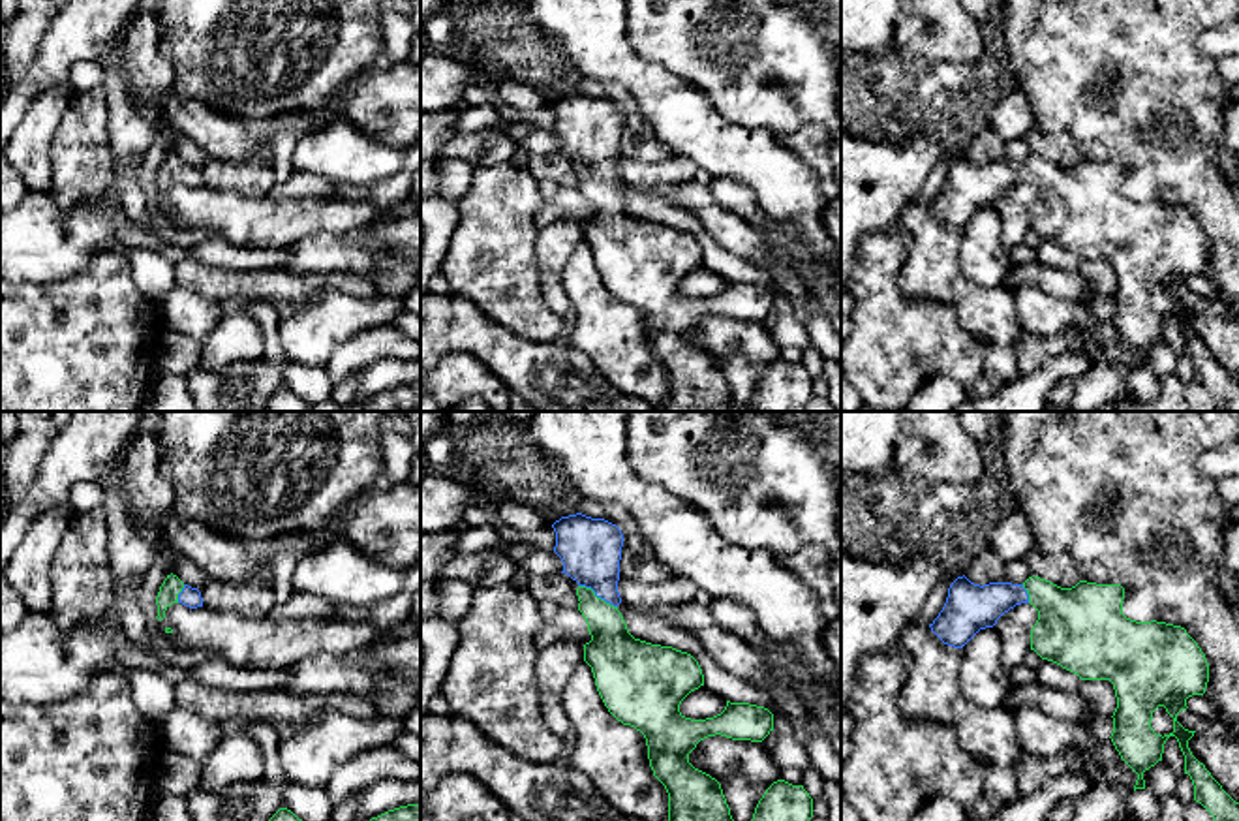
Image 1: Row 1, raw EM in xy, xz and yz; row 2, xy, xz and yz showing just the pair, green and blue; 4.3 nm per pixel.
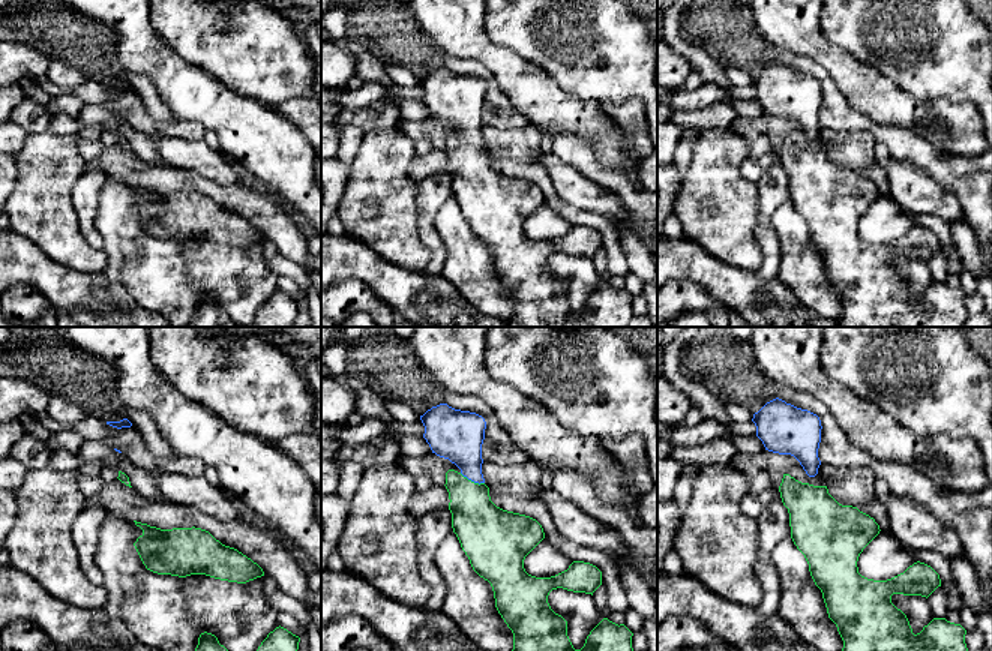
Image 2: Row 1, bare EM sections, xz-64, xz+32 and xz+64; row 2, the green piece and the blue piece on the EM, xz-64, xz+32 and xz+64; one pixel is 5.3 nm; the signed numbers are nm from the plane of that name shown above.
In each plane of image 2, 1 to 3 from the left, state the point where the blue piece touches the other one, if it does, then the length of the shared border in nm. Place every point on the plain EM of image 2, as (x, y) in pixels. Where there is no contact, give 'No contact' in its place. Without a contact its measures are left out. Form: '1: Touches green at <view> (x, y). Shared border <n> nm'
1: No contact
2: Touches green at xz+32 (470, 144). Shared border 150 nm
3: No contact

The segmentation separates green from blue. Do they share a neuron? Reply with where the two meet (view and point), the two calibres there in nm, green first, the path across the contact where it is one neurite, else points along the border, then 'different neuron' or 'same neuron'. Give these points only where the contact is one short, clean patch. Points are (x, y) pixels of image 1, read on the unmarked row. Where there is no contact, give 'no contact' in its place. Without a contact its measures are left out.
meets green in xz at (596, 175); 220 nm thick on the green side, 260 nm on the other; runs through xz (612, 230), (596, 175), (596, 145), (590, 128); same neuron

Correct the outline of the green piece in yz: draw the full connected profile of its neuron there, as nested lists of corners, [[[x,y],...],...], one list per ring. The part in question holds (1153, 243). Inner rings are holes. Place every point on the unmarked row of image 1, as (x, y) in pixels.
[[[963,154],[950,163],[946,182],[929,207],[944,224],[963,227],[980,209],[993,207],[1004,192],[1016,184],[1031,182],[1038,190],[1038,199],[1031,209],[1031,229],[1081,259],[1109,259],[1113,263],[1117,287],[1111,295],[1113,312],[1109,318],[1121,338],[1138,353],[1134,370],[1145,368],[1143,351],[1162,340],[1166,319],[1175,316],[1185,334],[1185,353],[1194,364],[1194,380],[1213,395],[1218,411],[1239,411],[1239,381],[1192,334],[1188,319],[1196,310],[1188,310],[1177,301],[1177,293],[1188,287],[1186,278],[1205,272],[1209,261],[1205,233],[1181,205],[1126,197],[1123,178],[1124,167],[1121,163],[1079,160],[1072,167],[1061,167],[1032,154],[1023,163],[989,162],[980,165]],[[1158,286],[1164,286],[1173,297],[1173,310],[1164,316],[1151,306],[1153,291]]]

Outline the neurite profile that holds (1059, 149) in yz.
[[[1036,126],[1025,135],[1025,141],[1034,156],[1046,158],[1061,167],[1072,167],[1081,160],[1068,133],[1048,135]]]

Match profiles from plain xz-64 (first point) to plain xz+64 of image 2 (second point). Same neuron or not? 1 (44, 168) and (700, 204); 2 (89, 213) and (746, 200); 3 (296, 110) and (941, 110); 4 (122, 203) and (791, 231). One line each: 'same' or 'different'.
1: same
2: different
3: same
4: same

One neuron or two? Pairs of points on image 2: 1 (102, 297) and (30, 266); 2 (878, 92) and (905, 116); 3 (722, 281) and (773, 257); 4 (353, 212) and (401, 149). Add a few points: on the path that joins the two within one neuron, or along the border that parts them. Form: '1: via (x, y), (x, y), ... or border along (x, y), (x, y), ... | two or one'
1: via (84, 297), (48, 278) | one
2: via (884, 98), (899, 110) | one
3: border along (754, 273), (767, 281), (776, 279) | two
4: via (362, 197), (378, 180), (378, 173), (386, 164) | one

